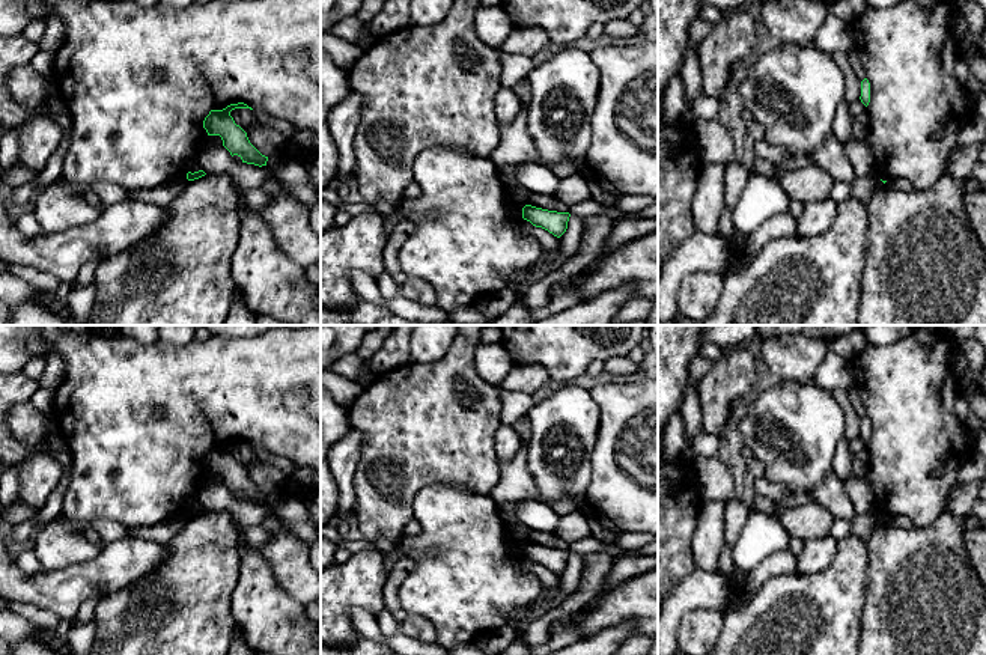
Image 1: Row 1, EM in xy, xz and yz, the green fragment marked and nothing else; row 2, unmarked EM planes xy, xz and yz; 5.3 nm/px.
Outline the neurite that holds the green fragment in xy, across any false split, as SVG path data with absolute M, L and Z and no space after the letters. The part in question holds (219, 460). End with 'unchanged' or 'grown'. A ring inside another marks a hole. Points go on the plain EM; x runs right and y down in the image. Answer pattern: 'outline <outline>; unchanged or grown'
outline M244 440L230 441L223 447L211 447L203 458L208 473L220 473L223 483L230 492L238 492L242 500L254 503L266 503L268 494L262 492L248 477L247 470L235 461L230 449L235 446L250 446Z; unchanged

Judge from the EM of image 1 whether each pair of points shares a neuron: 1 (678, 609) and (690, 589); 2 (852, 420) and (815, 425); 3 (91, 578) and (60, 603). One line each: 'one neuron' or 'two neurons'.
1: one neuron
2: two neurons
3: one neuron

